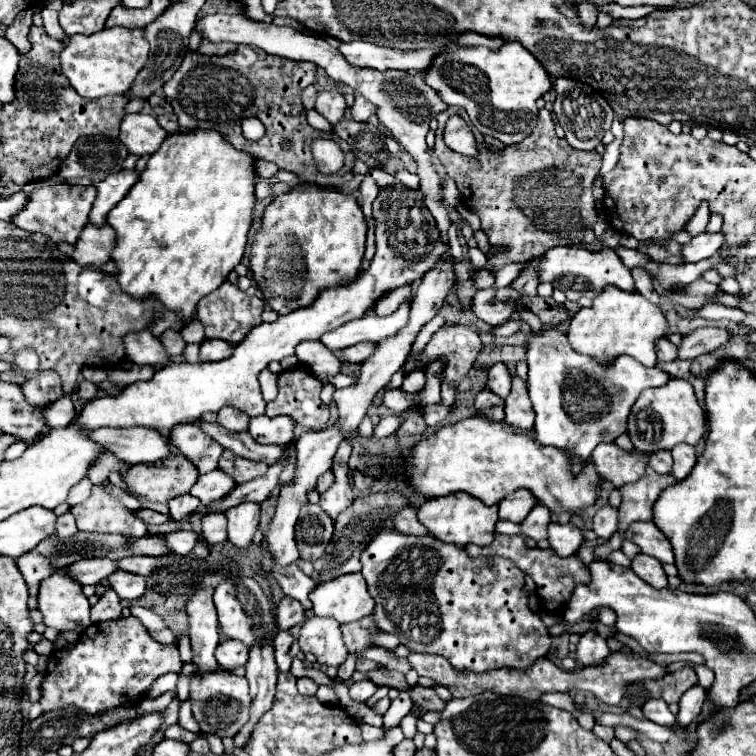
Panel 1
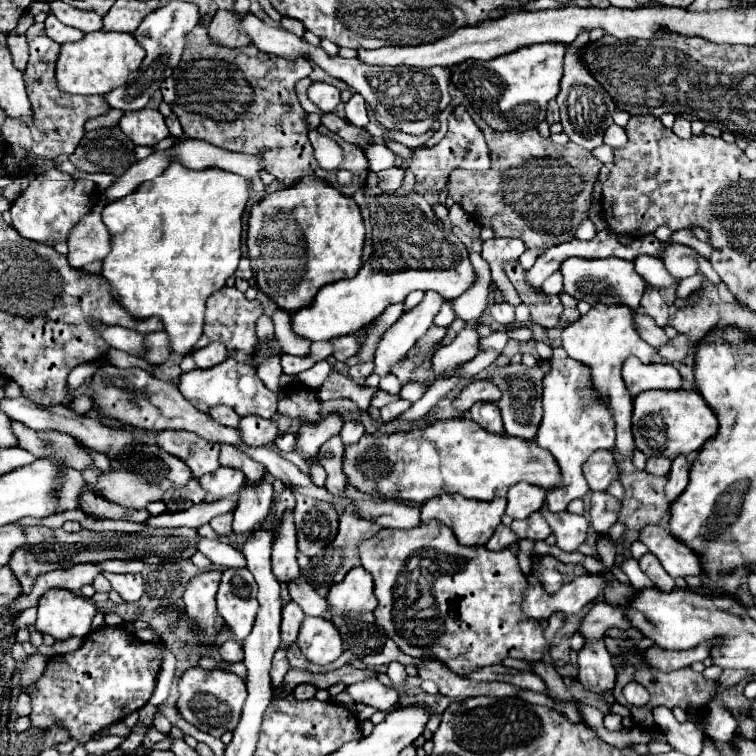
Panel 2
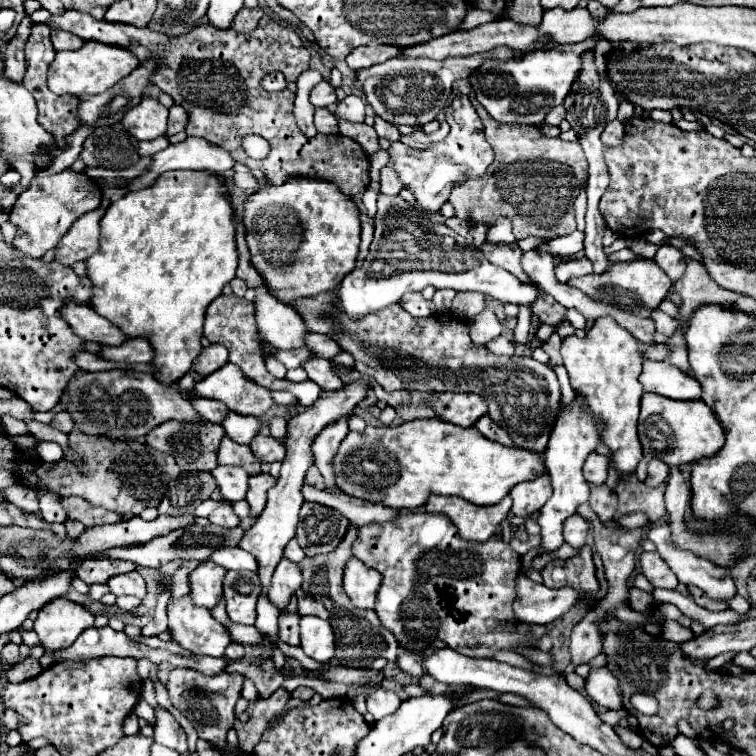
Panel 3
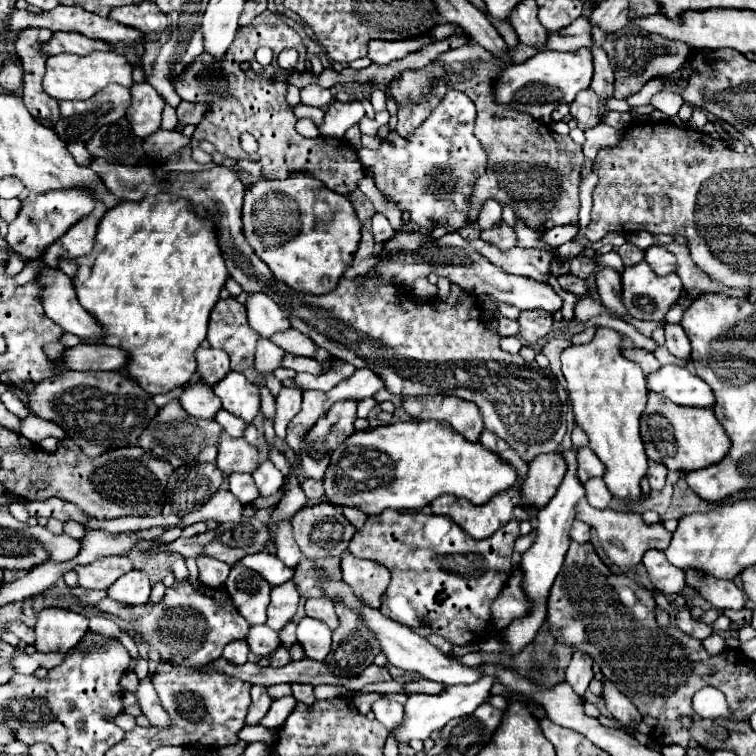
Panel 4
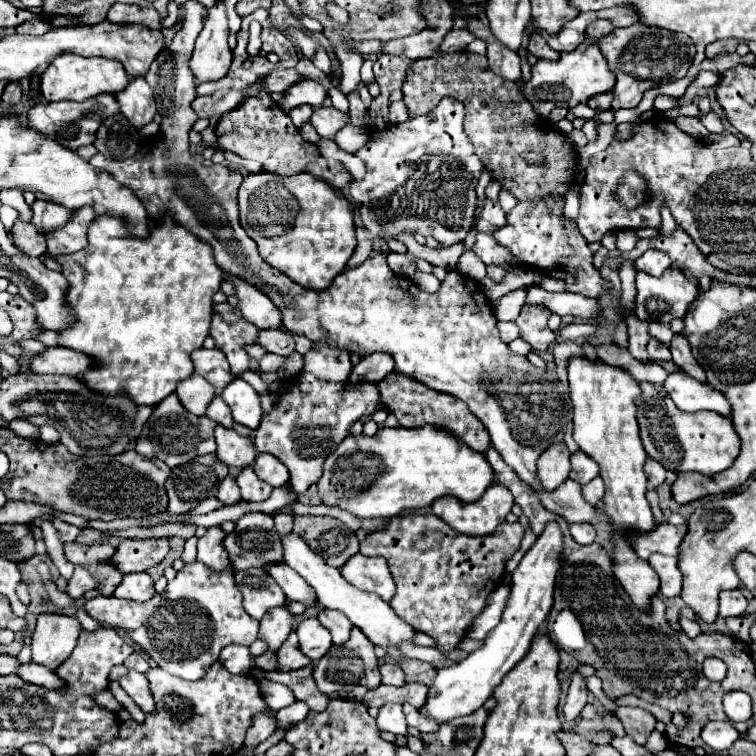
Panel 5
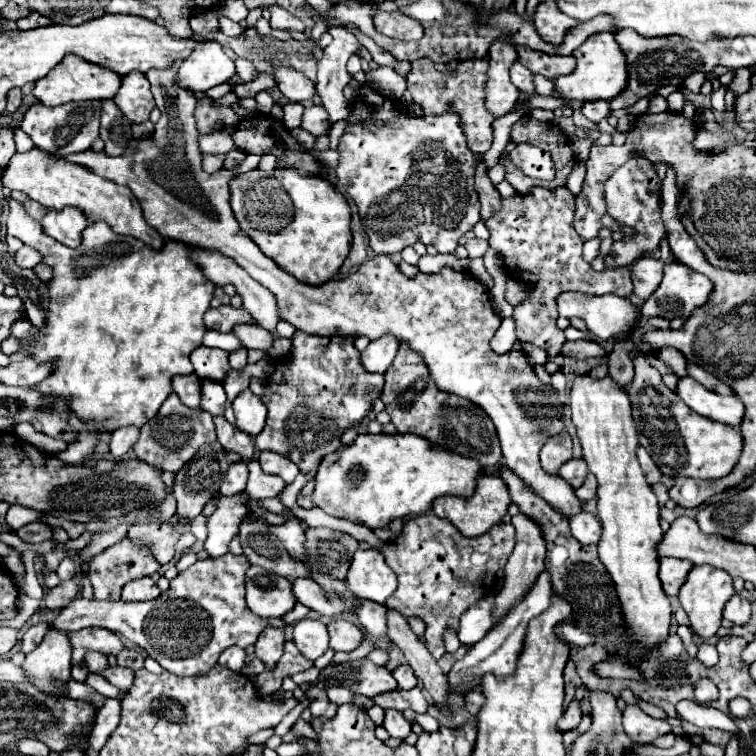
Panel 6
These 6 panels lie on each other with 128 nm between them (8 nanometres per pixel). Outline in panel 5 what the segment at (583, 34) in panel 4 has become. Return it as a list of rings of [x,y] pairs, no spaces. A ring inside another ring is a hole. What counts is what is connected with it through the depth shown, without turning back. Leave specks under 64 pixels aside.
[[[634,24],[628,28],[614,28],[614,32],[604,36],[598,42],[598,46],[604,52],[610,70],[616,74],[616,86],[612,90],[614,94],[612,110],[636,108],[646,90],[684,78],[696,56],[696,48],[688,36],[660,28],[658,30],[648,28],[642,24]]]

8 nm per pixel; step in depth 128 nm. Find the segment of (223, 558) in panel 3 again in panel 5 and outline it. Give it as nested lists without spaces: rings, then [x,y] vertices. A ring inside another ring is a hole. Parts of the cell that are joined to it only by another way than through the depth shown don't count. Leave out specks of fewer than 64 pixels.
[[[272,564],[268,568],[270,576],[284,588],[284,594],[288,596],[290,602],[302,602],[304,606],[316,606],[316,592],[312,592],[312,586],[302,578],[292,572],[286,564]]]

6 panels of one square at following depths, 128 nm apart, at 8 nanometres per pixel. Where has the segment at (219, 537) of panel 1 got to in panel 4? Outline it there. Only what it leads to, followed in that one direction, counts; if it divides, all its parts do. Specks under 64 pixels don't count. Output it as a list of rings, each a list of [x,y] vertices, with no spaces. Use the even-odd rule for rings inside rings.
[[[220,490],[220,492],[216,492],[216,496],[212,496],[212,500],[208,500],[208,504],[204,504],[204,508],[180,518],[178,528],[186,528],[188,524],[196,524],[206,518],[212,518],[218,522],[240,522],[242,504],[240,504],[240,500],[236,500],[236,496],[232,496],[232,492]]]

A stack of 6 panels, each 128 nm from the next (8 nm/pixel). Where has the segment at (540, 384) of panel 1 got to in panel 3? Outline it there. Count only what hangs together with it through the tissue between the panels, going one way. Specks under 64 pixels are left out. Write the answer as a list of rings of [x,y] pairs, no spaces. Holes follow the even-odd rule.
[[[644,360],[640,384],[644,386],[644,392],[656,392],[672,400],[700,400],[702,394],[700,382],[696,378],[690,378],[678,366],[668,362]],[[574,398],[570,408],[562,408],[562,412],[554,424],[548,448],[544,452],[544,466],[546,466],[548,474],[552,476],[554,494],[540,510],[538,524],[542,526],[542,544],[540,544],[538,556],[554,552],[564,544],[564,534],[562,534],[564,520],[568,516],[574,516],[580,504],[588,502],[590,486],[582,476],[582,464],[584,464],[586,456],[596,450],[598,444],[600,444],[600,436],[598,436],[596,424],[592,422],[592,416],[588,414],[584,402],[580,398]]]

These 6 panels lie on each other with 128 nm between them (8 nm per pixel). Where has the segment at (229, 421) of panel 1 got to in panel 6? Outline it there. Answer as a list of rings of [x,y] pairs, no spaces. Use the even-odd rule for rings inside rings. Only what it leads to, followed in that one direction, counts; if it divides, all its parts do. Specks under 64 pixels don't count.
[[[196,374],[174,376],[172,378],[174,394],[190,408],[200,408],[200,378]]]

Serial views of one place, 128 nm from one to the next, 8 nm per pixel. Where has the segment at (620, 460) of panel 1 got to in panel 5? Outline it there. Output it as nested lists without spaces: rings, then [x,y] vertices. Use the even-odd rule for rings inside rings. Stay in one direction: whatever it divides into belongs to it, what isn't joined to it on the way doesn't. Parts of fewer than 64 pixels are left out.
[[[576,452],[576,454],[572,454],[572,458],[570,458],[570,462],[572,462],[572,470],[570,470],[570,478],[572,480],[576,480],[578,484],[588,484],[592,478],[596,478],[598,476],[598,464],[590,458],[590,456],[586,456],[584,452]]]

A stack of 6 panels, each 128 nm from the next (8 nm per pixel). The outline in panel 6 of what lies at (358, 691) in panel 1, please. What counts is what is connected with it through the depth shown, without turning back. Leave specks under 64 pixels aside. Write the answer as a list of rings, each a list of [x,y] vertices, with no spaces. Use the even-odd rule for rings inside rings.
[[[386,710],[384,728],[388,730],[388,734],[390,734],[392,738],[406,740],[408,734],[412,732],[412,722],[408,722],[408,720],[404,718],[404,714],[398,712],[398,710]]]

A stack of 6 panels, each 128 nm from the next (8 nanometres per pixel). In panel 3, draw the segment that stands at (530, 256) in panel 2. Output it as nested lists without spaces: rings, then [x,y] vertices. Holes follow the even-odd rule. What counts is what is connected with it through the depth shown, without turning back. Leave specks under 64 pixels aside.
[[[576,230],[568,236],[560,236],[560,238],[546,242],[540,250],[542,252],[554,252],[554,254],[560,254],[560,256],[568,256],[568,254],[580,252],[582,248],[584,248],[584,232]]]

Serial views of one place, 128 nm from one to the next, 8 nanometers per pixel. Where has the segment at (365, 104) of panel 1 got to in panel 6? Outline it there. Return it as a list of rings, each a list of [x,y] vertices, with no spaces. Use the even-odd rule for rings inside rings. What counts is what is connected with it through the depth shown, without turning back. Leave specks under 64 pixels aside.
[[[310,106],[304,110],[302,128],[314,136],[322,136],[328,132],[328,112],[322,106]]]

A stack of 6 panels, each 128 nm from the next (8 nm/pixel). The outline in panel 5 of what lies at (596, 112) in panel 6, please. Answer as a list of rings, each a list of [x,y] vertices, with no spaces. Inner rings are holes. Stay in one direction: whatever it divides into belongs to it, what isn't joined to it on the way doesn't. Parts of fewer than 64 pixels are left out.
[[[602,94],[602,96],[594,96],[586,102],[590,108],[594,110],[610,110],[610,104],[612,104],[612,94]]]

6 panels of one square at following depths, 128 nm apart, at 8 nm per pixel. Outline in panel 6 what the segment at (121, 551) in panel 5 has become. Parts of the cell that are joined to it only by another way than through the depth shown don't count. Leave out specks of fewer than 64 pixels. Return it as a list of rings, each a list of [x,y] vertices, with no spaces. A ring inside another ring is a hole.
[[[136,524],[128,530],[128,536],[150,544],[160,564],[168,564],[174,558],[174,544],[180,538],[170,524]]]

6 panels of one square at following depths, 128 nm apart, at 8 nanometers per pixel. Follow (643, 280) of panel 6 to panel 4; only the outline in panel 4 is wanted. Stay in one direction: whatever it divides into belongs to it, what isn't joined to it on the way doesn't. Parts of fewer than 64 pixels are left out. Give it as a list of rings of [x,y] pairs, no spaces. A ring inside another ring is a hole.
[[[650,246],[646,250],[644,260],[652,268],[652,272],[656,272],[658,276],[666,276],[668,272],[676,270],[676,258],[674,258],[674,254],[670,254],[664,246]]]

